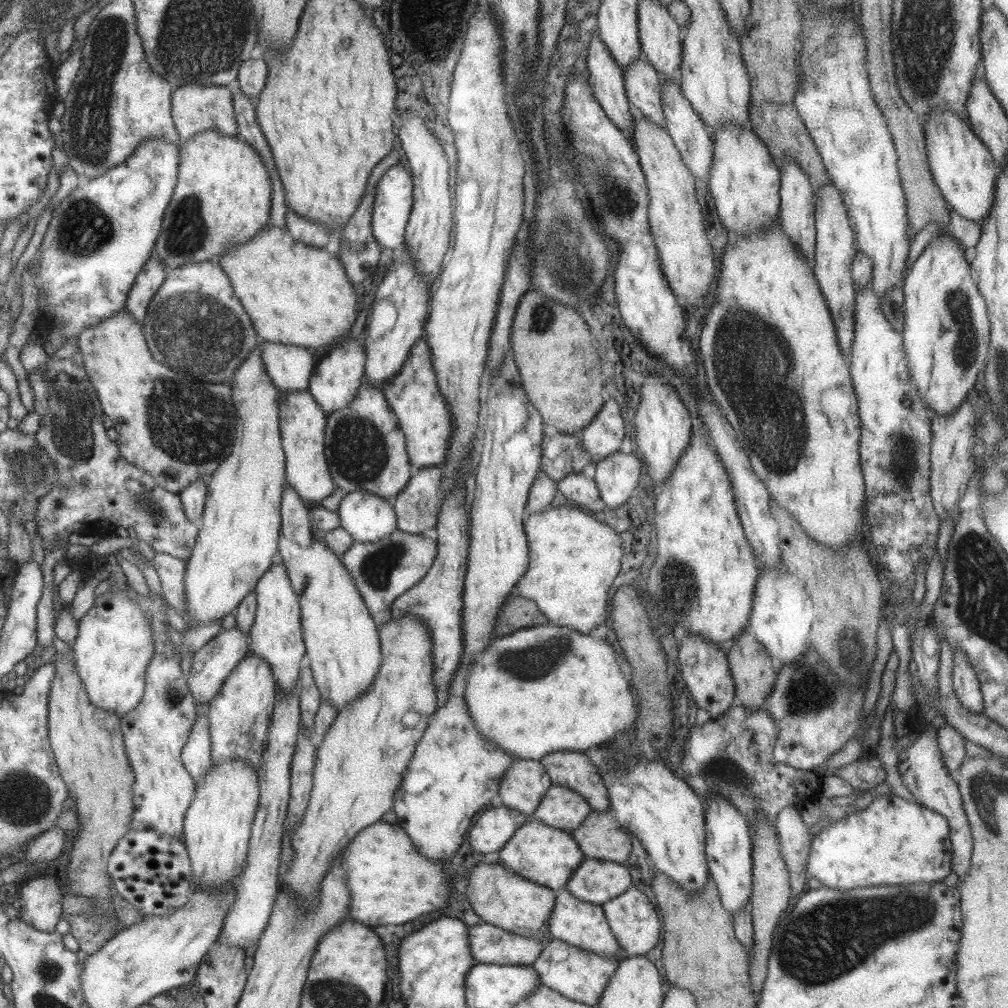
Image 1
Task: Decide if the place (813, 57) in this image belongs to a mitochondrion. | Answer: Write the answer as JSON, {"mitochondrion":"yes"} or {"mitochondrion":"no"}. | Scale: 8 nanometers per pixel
{"mitochondrion":"yes"}

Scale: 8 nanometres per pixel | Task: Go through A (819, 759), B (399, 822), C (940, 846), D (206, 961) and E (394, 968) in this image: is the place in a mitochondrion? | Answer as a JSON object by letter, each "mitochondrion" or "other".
{"A":"other","B":"other","C":"other","D":"other","E":"other"}

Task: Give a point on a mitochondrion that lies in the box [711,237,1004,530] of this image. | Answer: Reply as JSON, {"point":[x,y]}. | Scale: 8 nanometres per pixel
{"point":[964,351]}

